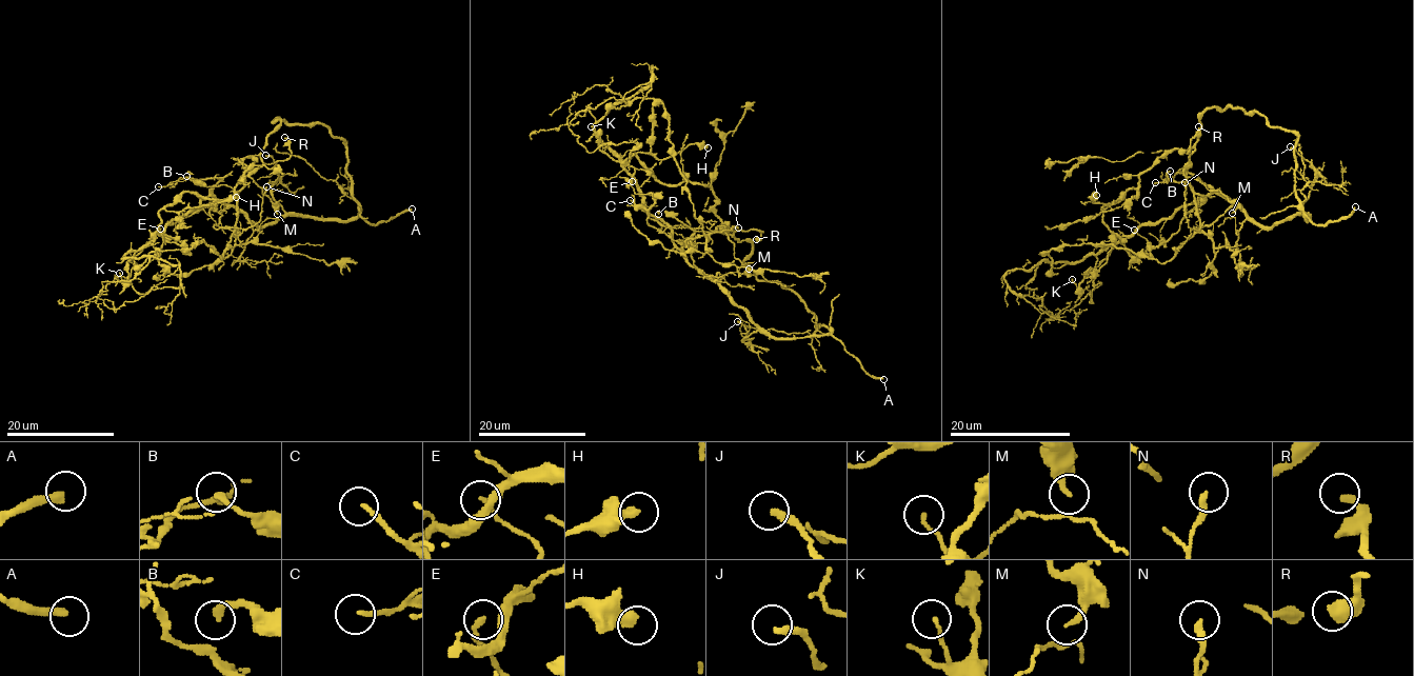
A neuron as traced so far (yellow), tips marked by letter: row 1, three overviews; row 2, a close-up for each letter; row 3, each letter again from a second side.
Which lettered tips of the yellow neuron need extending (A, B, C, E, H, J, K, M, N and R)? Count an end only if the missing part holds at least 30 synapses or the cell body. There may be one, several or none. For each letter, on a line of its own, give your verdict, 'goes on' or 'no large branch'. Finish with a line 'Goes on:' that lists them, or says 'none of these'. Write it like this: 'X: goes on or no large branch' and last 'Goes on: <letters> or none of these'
A: goes on
B: no large branch
C: no large branch
E: no large branch
H: no large branch
J: no large branch
K: no large branch
M: no large branch
N: no large branch
R: no large branch
Goes on: A

